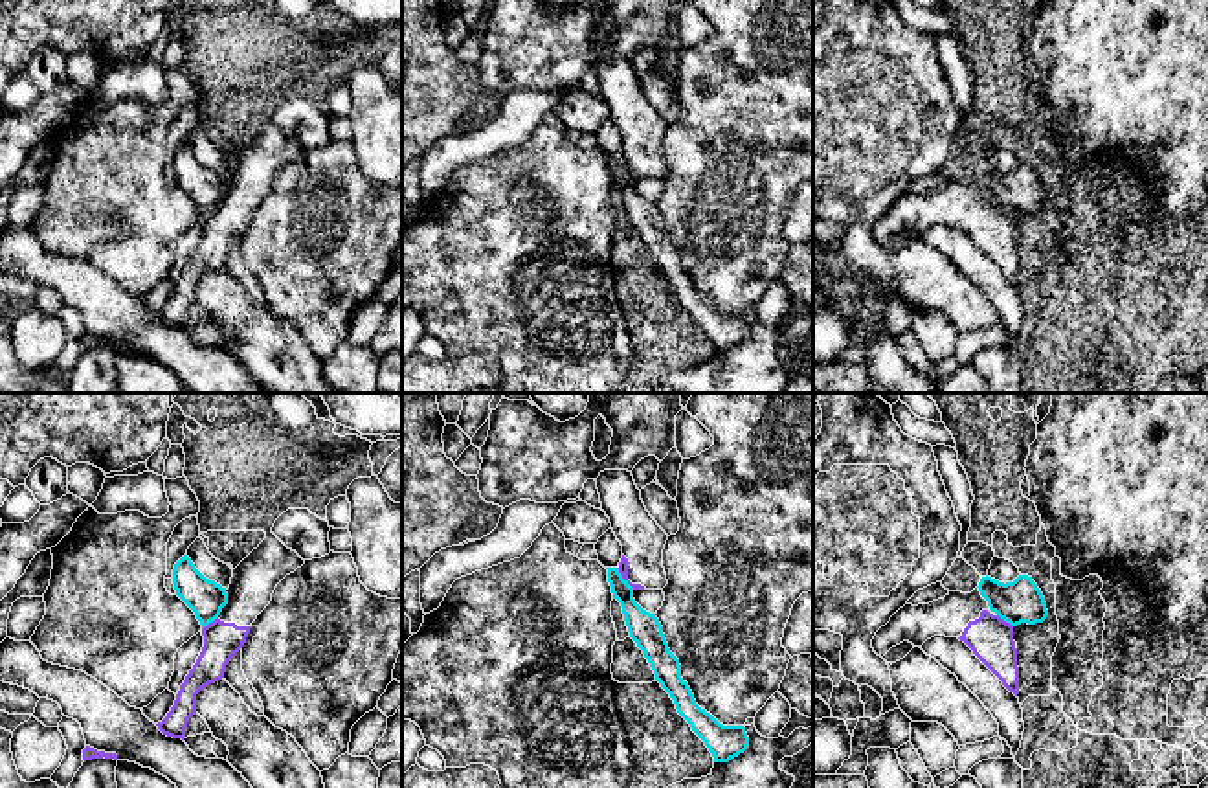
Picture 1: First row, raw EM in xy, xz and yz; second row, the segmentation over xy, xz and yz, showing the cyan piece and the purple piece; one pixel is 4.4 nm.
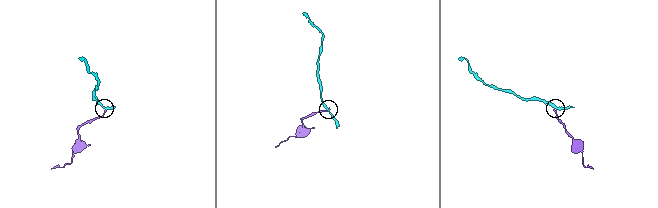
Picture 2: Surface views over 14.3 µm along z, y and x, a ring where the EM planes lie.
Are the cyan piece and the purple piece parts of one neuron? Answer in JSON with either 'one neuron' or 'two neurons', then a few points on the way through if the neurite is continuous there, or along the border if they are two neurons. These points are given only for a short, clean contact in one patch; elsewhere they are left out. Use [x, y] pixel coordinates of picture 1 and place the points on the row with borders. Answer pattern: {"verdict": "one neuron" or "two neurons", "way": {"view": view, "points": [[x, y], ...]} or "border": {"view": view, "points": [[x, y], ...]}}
{"verdict": "two neurons", "border": {"view": "xz", "points": [[615, 568], [634, 588]]}}

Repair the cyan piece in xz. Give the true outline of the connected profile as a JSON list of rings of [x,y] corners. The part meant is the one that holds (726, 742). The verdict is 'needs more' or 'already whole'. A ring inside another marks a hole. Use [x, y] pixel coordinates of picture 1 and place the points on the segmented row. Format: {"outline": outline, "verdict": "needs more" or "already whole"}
{"outline": [[[617,568],[608,569],[608,582],[613,599],[622,606],[630,637],[643,650],[655,680],[670,694],[677,713],[690,724],[692,731],[705,742],[714,762],[729,762],[744,753],[749,737],[744,726],[723,726],[710,713],[701,709],[688,683],[681,678],[679,659],[670,652],[663,626],[655,614],[643,610],[633,599],[633,588],[622,579]]], "verdict": "already whole"}

